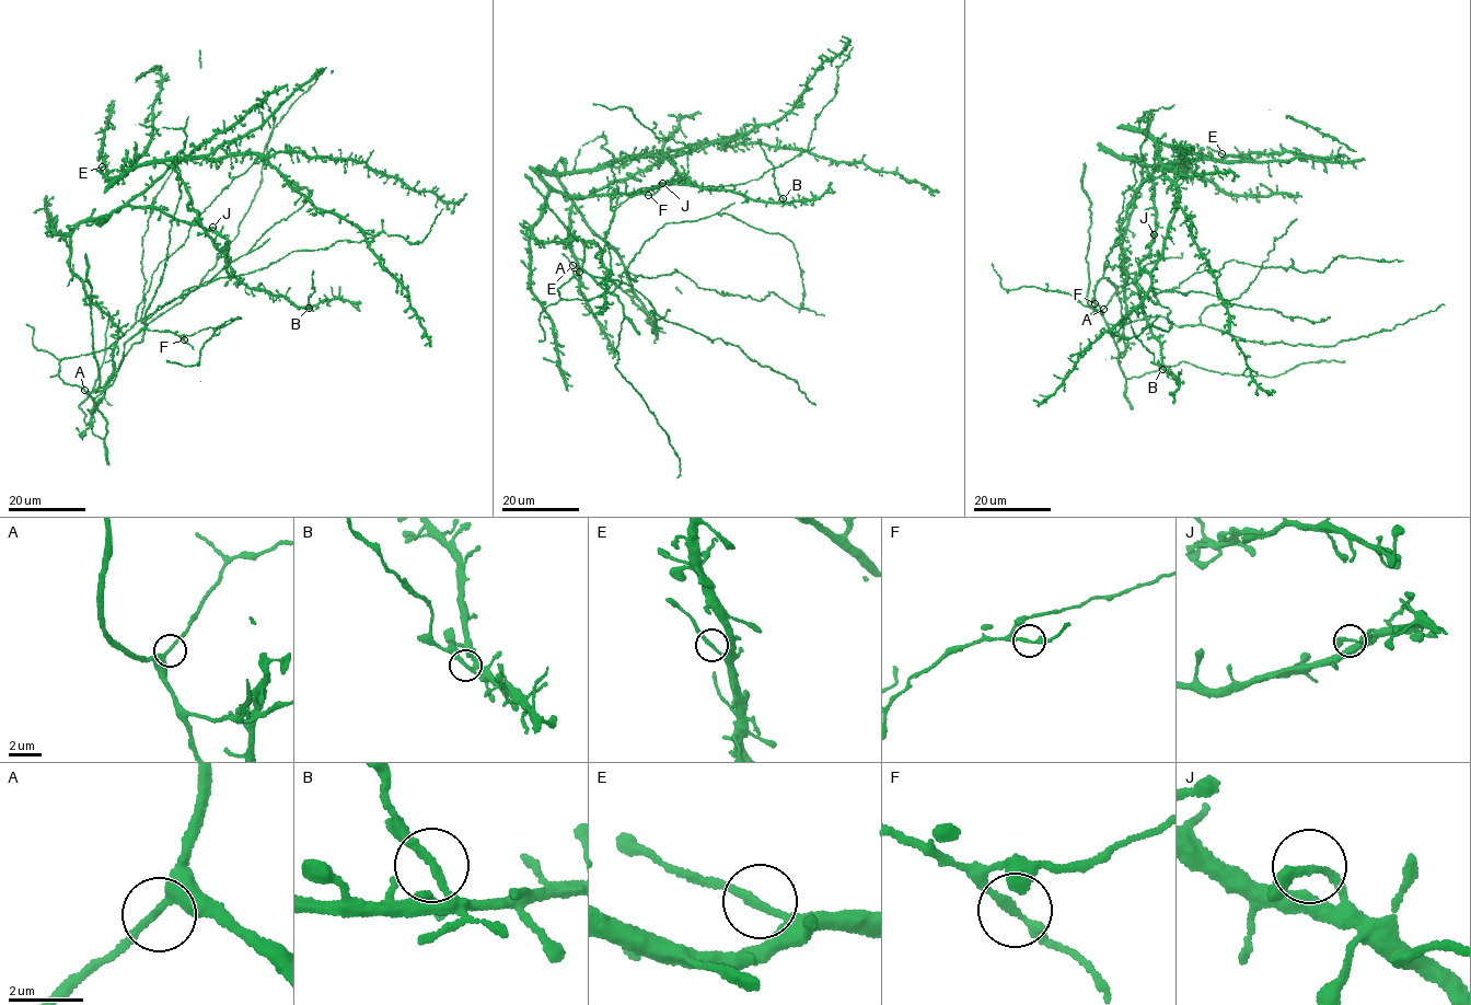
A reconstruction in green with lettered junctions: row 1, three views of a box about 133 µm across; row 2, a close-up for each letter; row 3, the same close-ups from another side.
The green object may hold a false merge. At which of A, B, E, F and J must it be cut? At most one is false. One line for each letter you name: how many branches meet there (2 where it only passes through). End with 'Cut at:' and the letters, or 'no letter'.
B: 2 branches meet
Cut at: B

